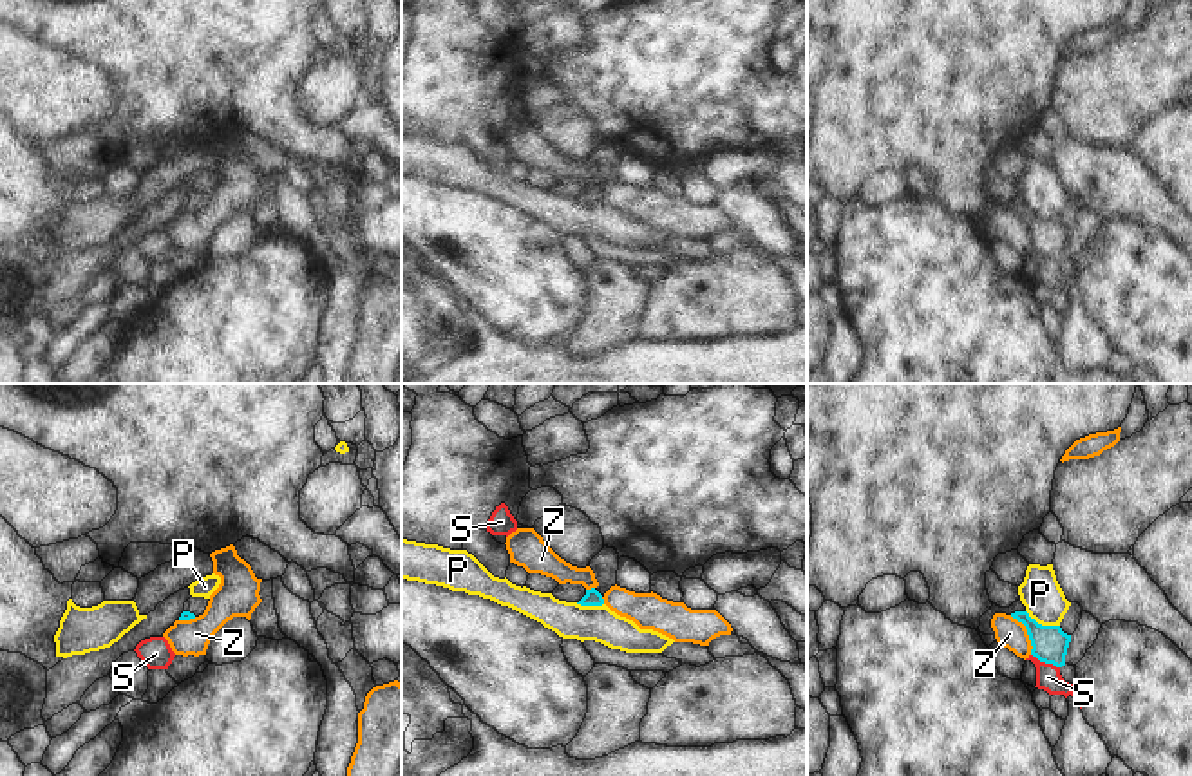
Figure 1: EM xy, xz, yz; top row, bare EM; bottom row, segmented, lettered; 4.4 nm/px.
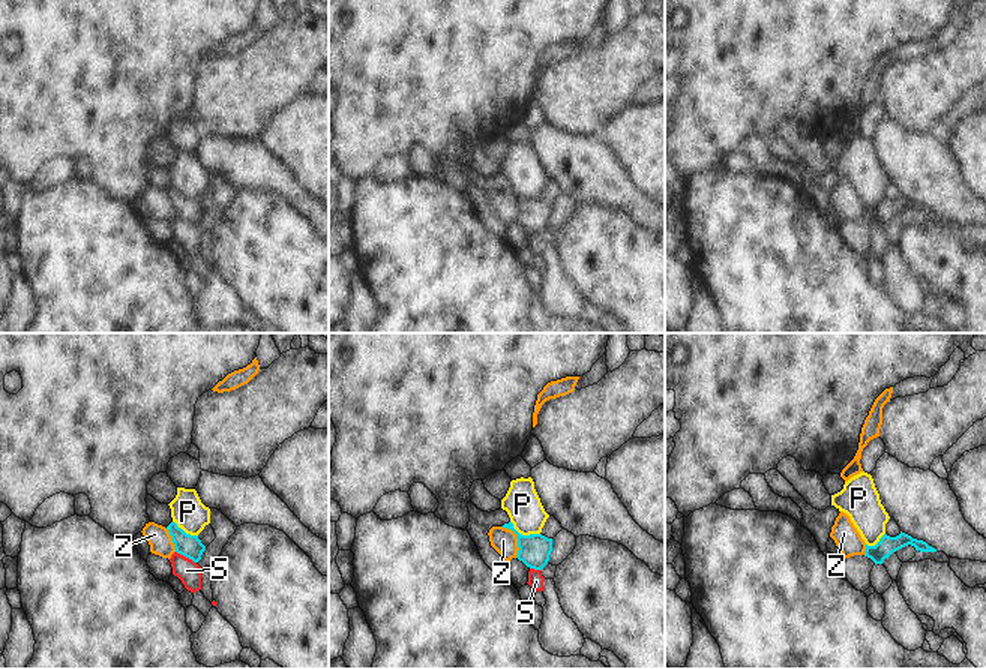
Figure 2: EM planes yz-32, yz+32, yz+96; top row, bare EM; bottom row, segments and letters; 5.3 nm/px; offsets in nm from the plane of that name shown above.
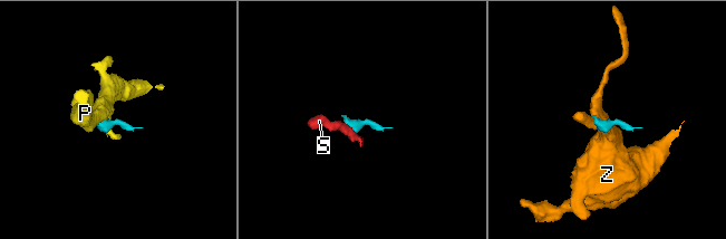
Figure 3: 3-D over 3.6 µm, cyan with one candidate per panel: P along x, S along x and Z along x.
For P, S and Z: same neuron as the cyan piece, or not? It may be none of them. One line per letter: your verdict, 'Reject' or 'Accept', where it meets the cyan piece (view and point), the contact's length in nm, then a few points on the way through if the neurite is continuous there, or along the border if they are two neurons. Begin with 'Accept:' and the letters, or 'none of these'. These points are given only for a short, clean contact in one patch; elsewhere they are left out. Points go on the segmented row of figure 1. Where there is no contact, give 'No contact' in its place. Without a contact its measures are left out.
Accept: none of these
P: Reject. Touches cyan at yz (1040, 624). Shared border 170 nm. Boundary: yz (1026, 610), (1039, 623), (1059, 626)
S: Reject. Touches cyan at yz (1046, 662). Shared border 140 nm. Boundary: yz (1031, 653), (1059, 668)
Z: Reject. Touches cyan at yz (1028, 634). Shared border 200 nm. Boundary: yz (1010, 615), (1024, 626), (1031, 653)

